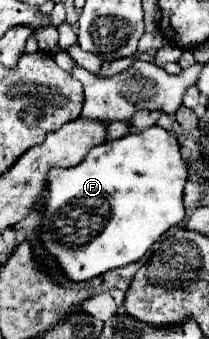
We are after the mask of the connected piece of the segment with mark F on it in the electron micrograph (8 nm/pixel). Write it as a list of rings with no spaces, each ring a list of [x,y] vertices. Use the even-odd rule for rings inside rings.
[[[160,125],[140,133],[128,133],[122,139],[96,145],[82,163],[70,169],[52,169],[48,173],[48,193],[44,199],[46,213],[42,219],[42,245],[50,251],[62,271],[72,281],[86,281],[104,271],[126,267],[138,261],[154,241],[172,225],[184,219],[184,185],[188,181],[188,163],[180,155],[176,135]]]

